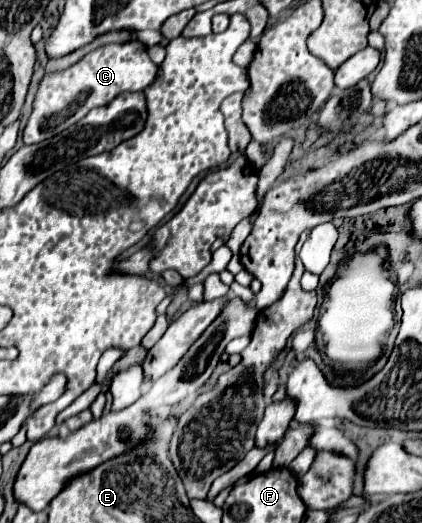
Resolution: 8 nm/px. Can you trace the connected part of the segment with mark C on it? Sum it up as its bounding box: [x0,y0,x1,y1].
[22,39,158,145]

